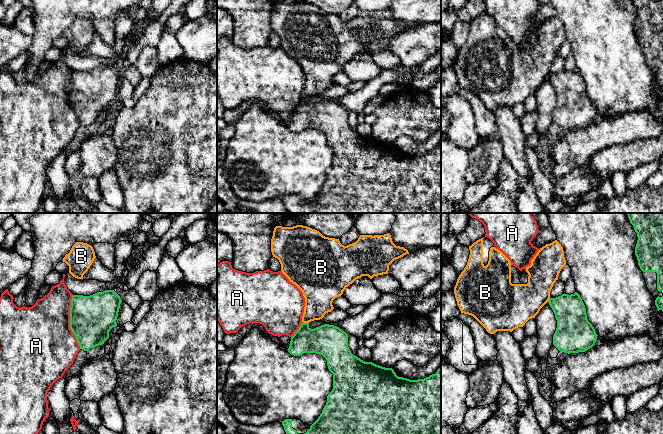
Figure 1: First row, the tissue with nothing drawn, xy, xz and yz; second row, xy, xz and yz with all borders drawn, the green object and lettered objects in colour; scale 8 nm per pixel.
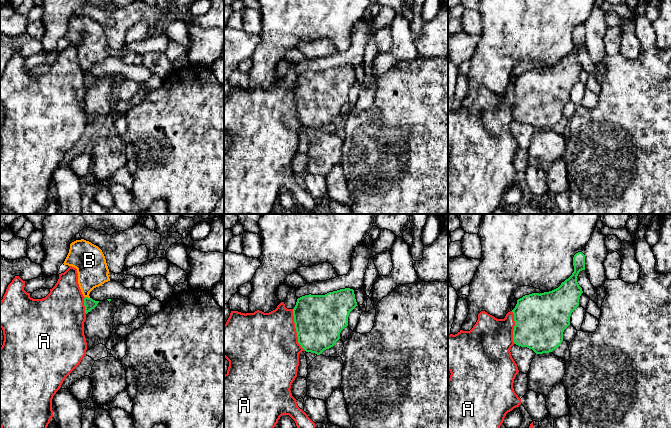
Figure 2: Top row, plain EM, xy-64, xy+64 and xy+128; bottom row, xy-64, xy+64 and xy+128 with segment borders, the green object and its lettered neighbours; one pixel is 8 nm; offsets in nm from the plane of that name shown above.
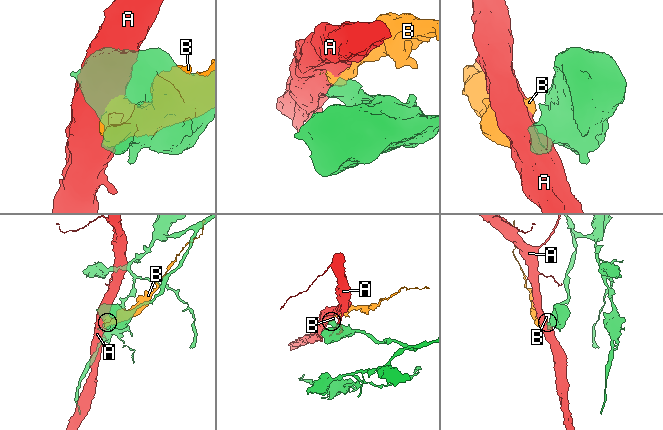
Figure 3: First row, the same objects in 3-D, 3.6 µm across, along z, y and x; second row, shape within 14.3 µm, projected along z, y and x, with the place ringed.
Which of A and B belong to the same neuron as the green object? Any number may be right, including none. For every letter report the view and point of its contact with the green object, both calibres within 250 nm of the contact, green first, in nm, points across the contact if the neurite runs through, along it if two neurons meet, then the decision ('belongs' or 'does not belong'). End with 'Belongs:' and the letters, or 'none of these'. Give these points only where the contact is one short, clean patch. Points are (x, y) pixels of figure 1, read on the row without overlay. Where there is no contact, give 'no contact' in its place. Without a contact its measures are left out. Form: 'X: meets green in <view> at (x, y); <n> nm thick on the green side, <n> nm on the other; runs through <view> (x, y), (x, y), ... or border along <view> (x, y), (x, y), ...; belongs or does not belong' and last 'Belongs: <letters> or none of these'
A: meets green in xy at (70, 98); 360 nm thick on the green side, 460 nm on the other; does not belong
B: meets green in xz at (305, 99); 260 nm thick on the green side, 220 nm on the other; border along xz (302, 97), (308, 99); does not belong
Belongs: none of these

